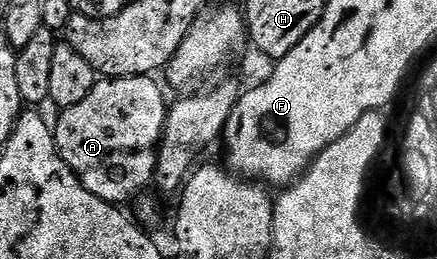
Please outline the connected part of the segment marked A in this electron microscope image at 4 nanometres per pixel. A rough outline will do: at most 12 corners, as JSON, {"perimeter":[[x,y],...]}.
{"perimeter":[[105,77],[54,121],[60,158],[111,205],[156,175],[170,101]]}

